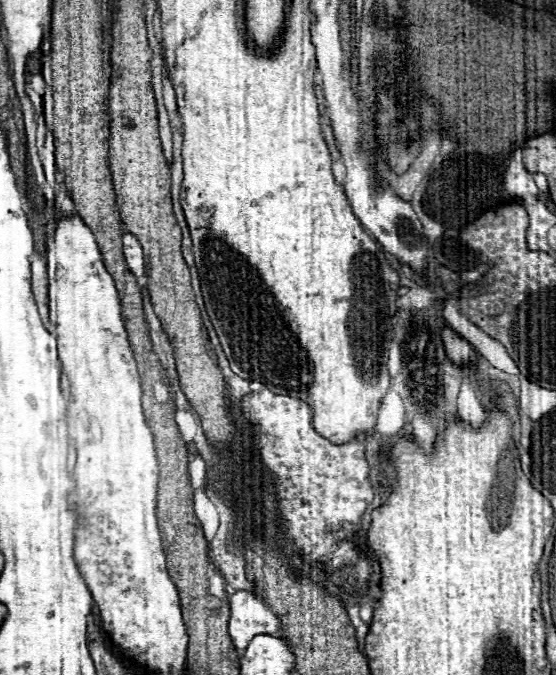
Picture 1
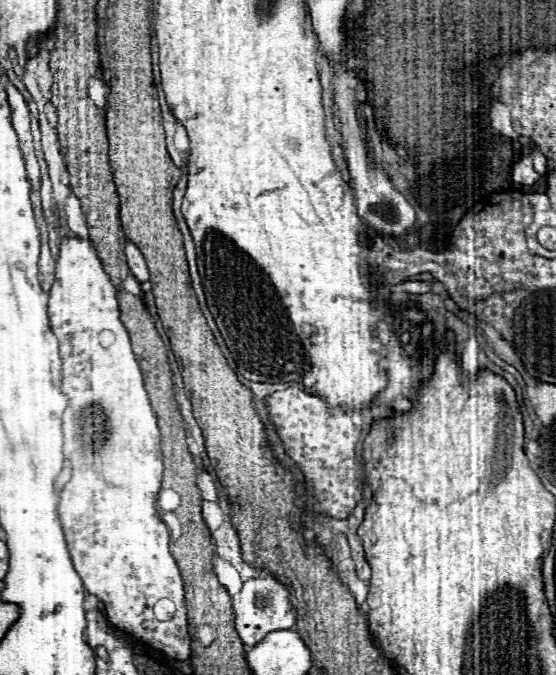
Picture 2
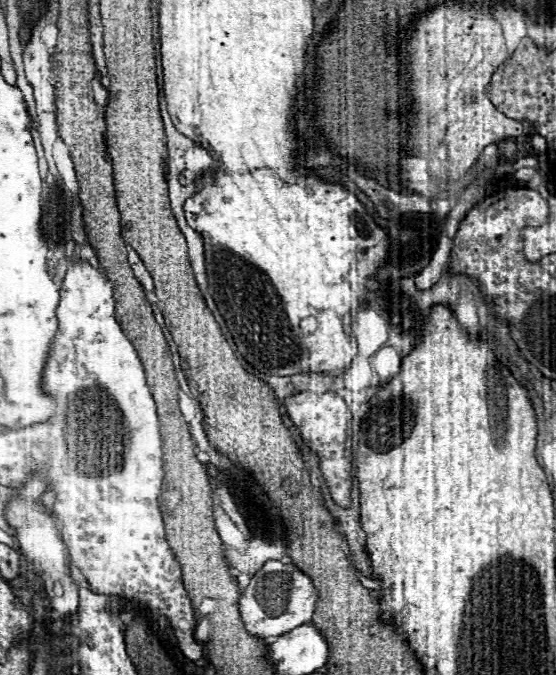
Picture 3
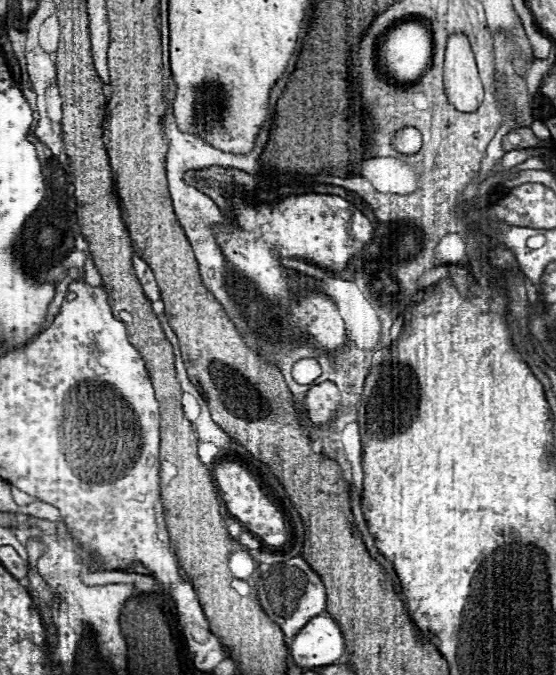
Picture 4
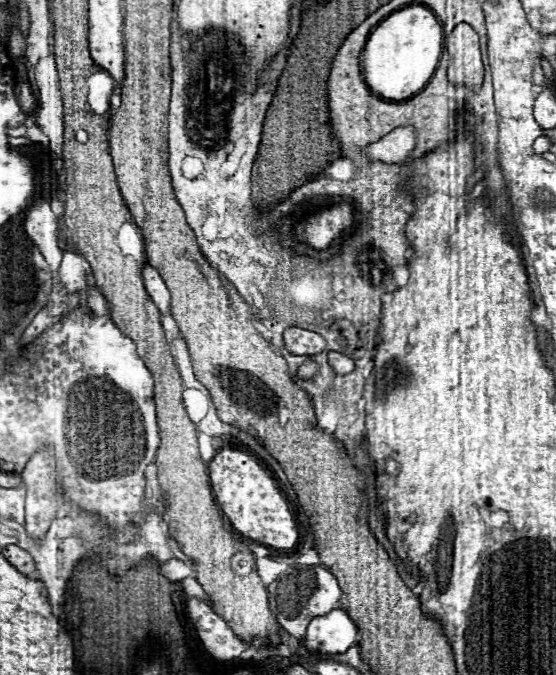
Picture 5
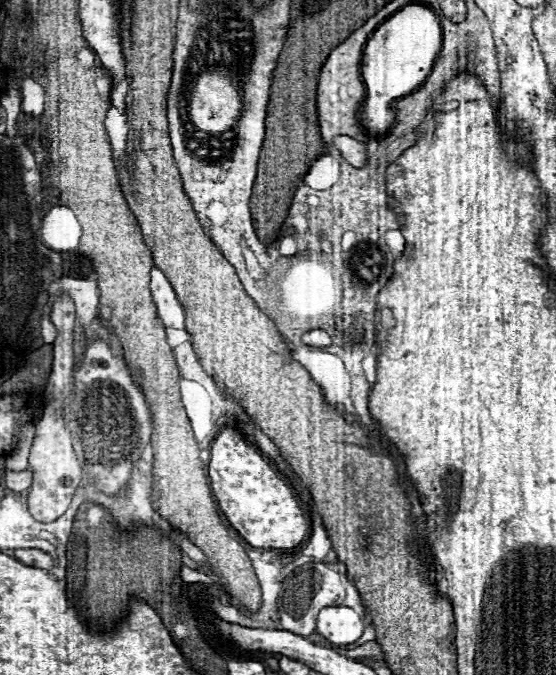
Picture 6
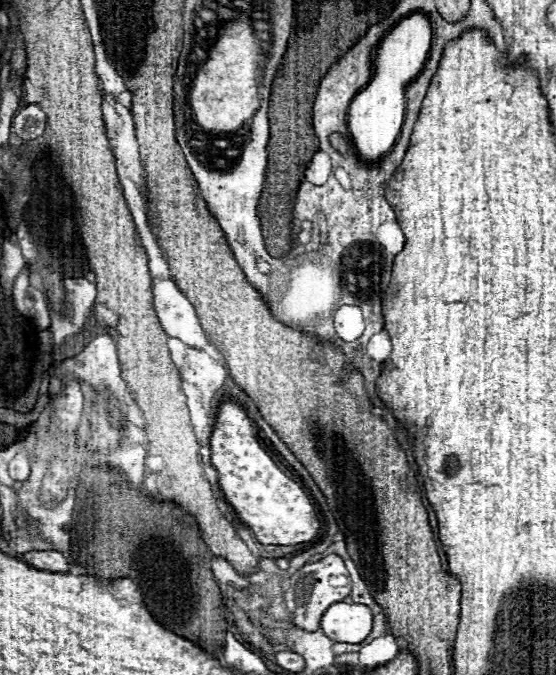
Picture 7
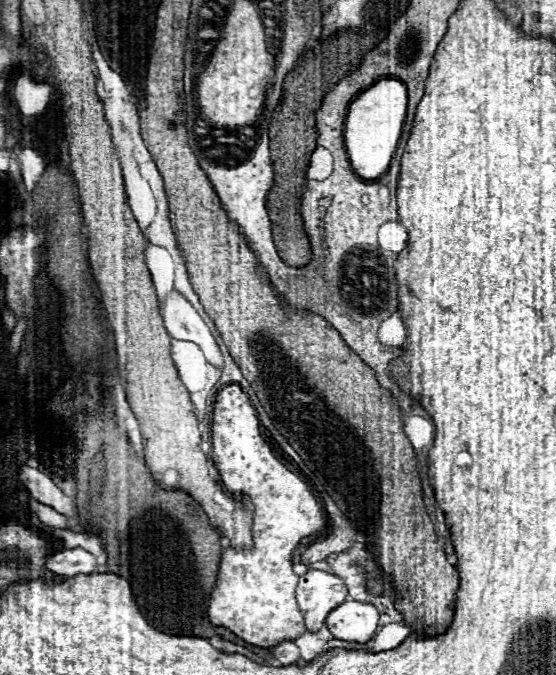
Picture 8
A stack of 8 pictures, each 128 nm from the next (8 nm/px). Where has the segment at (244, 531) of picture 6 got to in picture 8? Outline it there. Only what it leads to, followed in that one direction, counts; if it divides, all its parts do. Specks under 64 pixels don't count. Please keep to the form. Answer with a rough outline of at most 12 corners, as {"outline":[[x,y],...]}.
{"outline":[[238,384],[216,398],[212,460],[250,496],[254,546],[222,552],[210,622],[296,640],[292,552],[324,530]]}

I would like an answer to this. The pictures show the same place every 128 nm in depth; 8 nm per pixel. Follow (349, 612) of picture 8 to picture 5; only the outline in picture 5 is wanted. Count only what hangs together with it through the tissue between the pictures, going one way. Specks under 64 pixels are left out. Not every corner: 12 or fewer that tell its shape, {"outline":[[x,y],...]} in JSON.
{"outline":[[346,610],[312,618],[306,630],[310,652],[342,654],[358,640]]}

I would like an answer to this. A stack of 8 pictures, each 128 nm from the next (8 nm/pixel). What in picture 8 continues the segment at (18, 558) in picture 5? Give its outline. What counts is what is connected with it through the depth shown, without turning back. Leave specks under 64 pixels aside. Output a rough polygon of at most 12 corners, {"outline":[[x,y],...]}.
{"outline":[[66,548],[46,568],[68,578],[98,572],[96,558],[82,548]]}

